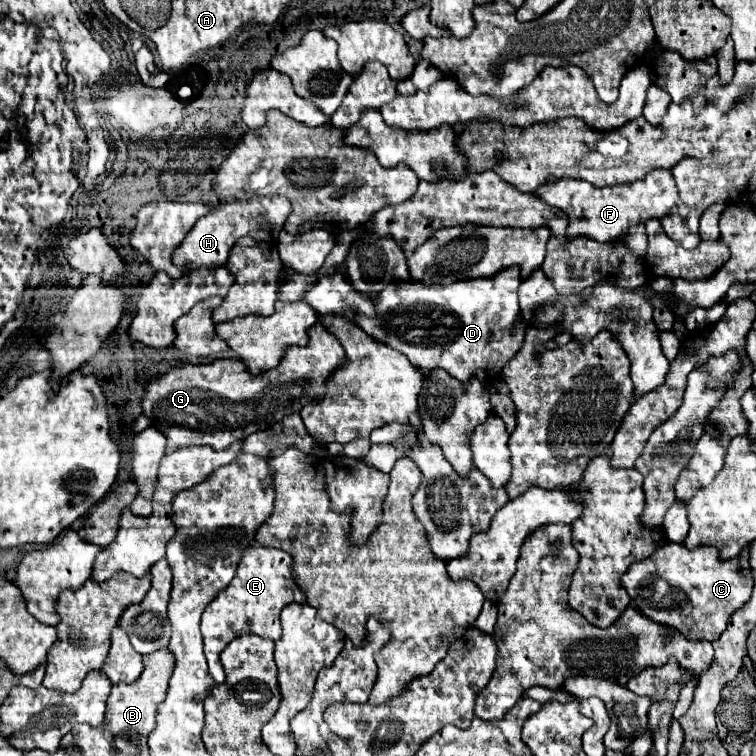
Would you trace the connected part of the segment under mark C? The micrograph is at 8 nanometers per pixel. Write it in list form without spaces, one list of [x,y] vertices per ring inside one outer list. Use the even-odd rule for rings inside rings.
[[[667,543],[665,547],[657,549],[651,557],[643,561],[635,561],[627,577],[627,591],[633,599],[633,605],[645,613],[649,619],[657,623],[667,623],[675,627],[681,635],[685,635],[691,641],[715,641],[719,635],[727,629],[727,621],[735,609],[739,609],[749,597],[751,597],[751,573],[743,573],[739,567],[739,557],[733,557],[729,561],[719,557],[719,551],[715,547],[697,547],[689,551],[683,547],[683,543]]]

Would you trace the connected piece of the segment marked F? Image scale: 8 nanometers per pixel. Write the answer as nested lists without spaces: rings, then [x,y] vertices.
[[[655,173],[633,183],[623,183],[603,189],[581,179],[559,179],[559,183],[539,187],[537,195],[549,205],[555,205],[569,215],[569,227],[567,227],[569,239],[585,235],[595,241],[615,241],[621,239],[621,235],[627,235],[627,229],[633,227],[635,223],[643,223],[651,217],[663,219],[665,213],[675,207],[671,177]]]

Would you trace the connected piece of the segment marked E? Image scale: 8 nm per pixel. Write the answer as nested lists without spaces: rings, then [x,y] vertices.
[[[251,545],[237,567],[237,573],[227,589],[223,589],[213,603],[203,613],[201,621],[201,633],[205,643],[205,657],[209,663],[209,673],[213,675],[215,683],[225,681],[223,665],[219,663],[219,655],[231,639],[243,635],[243,633],[255,633],[261,637],[269,637],[271,641],[281,639],[281,621],[279,613],[285,605],[293,601],[305,601],[303,591],[295,583],[293,577],[293,559],[283,549],[263,547],[263,545]]]

